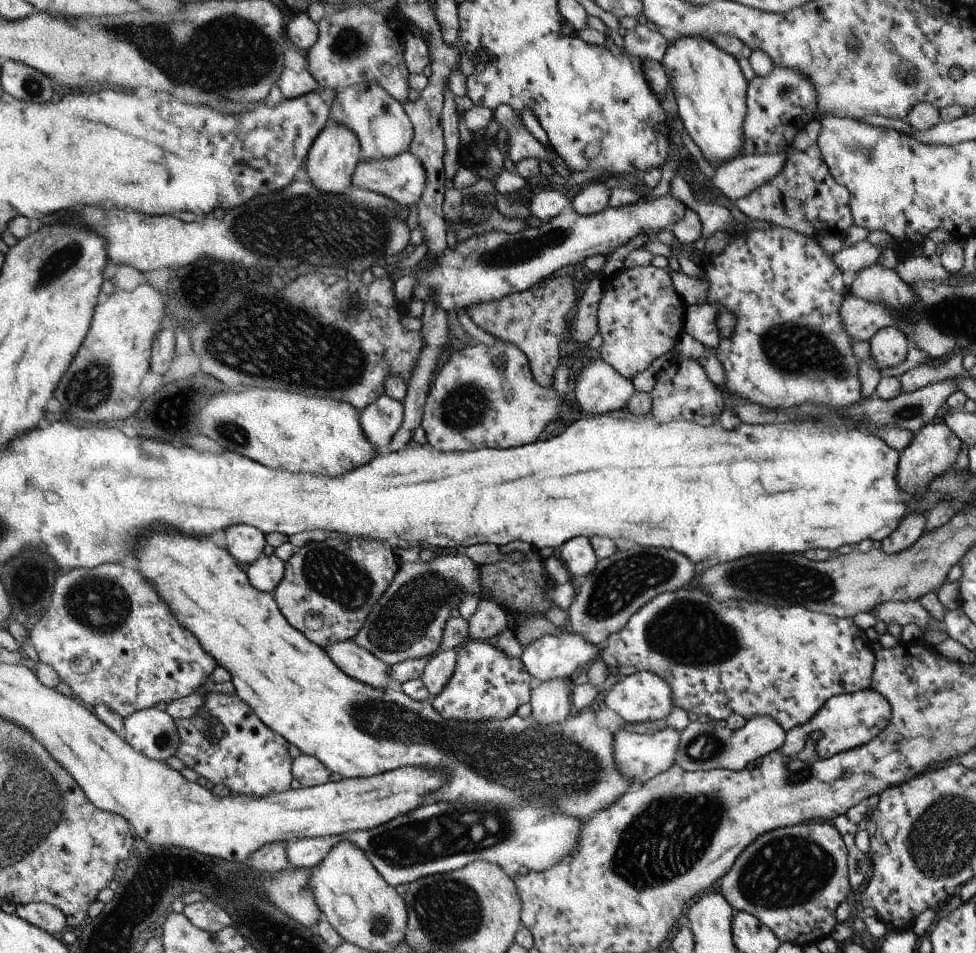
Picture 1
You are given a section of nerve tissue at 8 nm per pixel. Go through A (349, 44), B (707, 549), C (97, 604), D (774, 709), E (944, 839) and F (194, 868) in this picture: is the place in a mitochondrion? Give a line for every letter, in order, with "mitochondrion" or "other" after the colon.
A: mitochondrion
B: mitochondrion
C: mitochondrion
D: other
E: mitochondrion
F: other

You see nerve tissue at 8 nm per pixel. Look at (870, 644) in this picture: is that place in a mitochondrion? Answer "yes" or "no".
no

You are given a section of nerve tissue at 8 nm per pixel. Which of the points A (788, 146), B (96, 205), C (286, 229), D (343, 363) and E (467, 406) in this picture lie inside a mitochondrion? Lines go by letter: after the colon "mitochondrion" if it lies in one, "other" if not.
A: other
B: other
C: mitochondrion
D: mitochondrion
E: mitochondrion

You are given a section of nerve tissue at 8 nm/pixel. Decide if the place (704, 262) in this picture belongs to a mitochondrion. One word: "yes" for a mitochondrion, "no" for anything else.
no

